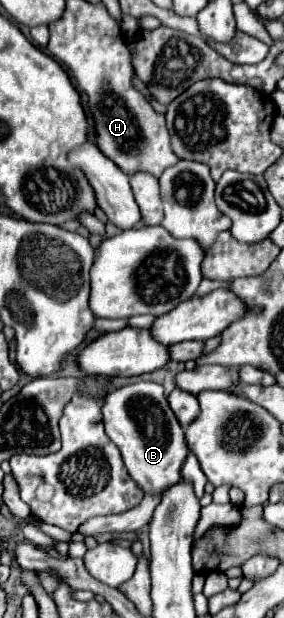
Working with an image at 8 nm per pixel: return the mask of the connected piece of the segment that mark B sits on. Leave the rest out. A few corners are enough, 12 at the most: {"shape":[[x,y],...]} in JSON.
{"shape":[[160,384],[110,392],[102,414],[144,494],[180,480],[188,446]]}

